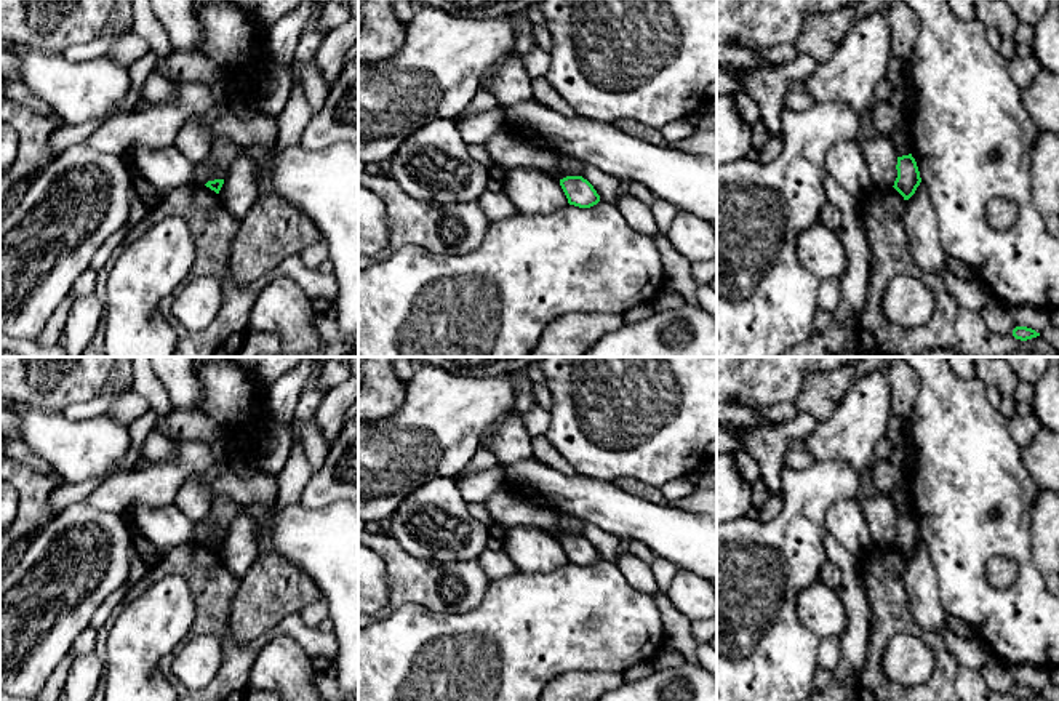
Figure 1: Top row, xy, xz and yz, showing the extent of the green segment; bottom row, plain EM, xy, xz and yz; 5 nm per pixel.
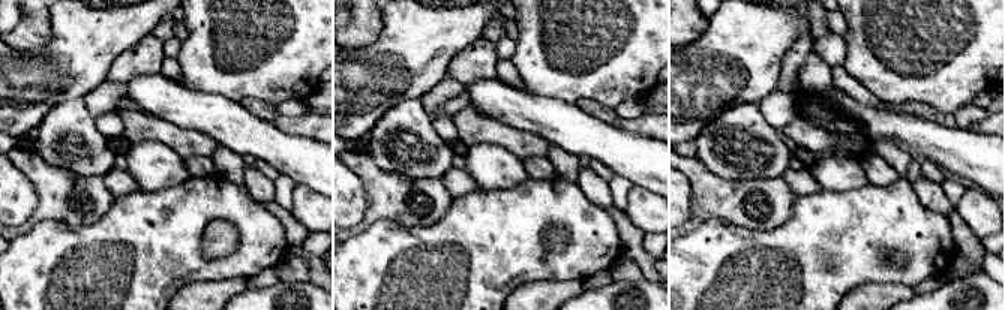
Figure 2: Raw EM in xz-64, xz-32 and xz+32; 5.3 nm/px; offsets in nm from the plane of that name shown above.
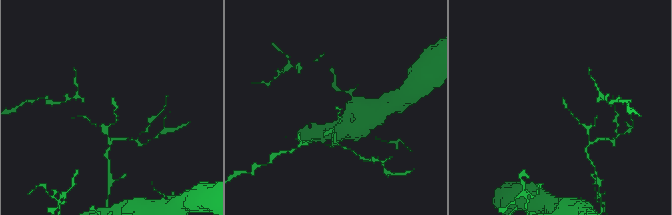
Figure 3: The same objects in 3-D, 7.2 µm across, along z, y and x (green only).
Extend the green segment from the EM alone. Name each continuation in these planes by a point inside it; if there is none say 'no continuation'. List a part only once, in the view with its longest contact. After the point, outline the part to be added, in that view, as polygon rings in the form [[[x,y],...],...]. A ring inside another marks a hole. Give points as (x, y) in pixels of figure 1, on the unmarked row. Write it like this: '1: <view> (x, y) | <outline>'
no continuation

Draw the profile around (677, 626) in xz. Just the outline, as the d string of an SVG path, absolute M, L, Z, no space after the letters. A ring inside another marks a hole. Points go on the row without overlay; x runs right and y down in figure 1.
M665 592L653 595L665 631L665 647L677 650L686 663L701 666L697 661L697 640L691 634L691 621L677 610Z

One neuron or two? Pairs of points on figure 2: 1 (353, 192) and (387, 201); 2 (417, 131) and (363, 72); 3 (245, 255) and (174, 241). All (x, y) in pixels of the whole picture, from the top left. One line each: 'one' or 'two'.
1: two
2: two
3: one

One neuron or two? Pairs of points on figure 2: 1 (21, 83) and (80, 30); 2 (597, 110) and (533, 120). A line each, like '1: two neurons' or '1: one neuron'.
1: one neuron
2: two neurons

